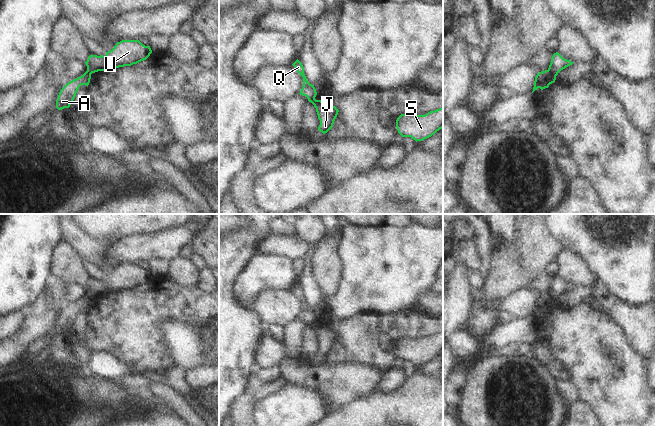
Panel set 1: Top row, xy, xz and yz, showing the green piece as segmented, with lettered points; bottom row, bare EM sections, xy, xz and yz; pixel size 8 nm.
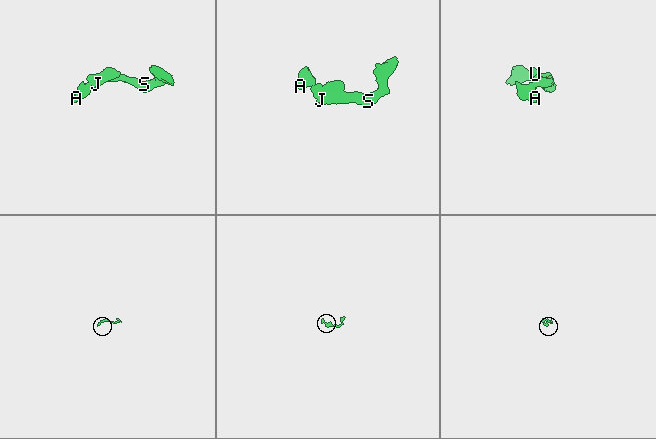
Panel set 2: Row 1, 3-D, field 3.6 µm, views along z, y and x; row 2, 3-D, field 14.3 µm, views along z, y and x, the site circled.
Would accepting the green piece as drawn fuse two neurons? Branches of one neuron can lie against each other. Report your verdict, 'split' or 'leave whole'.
split

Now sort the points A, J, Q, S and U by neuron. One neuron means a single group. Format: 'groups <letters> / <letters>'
groups A Q / J S U

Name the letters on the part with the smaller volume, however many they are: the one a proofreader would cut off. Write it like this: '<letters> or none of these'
A, Q

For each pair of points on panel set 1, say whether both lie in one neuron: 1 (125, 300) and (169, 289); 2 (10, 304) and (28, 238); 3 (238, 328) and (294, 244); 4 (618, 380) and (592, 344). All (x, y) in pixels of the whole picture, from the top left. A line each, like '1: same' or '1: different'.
1: same
2: same
3: different
4: same

